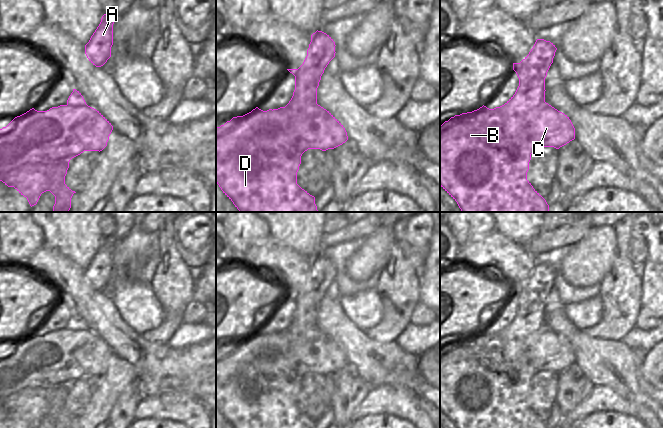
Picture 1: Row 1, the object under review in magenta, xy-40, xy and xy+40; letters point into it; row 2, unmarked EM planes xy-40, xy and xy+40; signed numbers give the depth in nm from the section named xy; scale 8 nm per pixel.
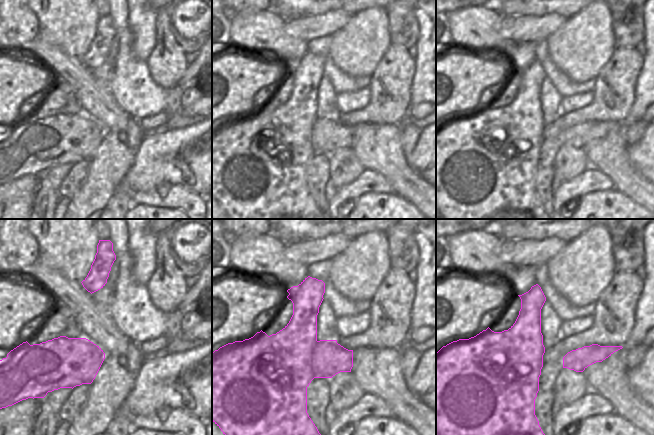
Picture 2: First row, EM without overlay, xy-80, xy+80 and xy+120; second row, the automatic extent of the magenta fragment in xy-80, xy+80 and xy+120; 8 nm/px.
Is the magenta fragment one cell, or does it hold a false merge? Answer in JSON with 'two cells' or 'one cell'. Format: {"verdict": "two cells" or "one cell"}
{"verdict": "two cells"}

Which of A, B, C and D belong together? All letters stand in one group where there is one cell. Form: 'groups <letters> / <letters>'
groups A B D / C

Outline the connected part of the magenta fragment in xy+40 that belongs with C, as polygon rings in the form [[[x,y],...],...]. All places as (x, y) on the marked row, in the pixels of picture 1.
[[[544,101],[527,116],[527,134],[536,147],[559,149],[575,139],[575,128],[567,115]]]

